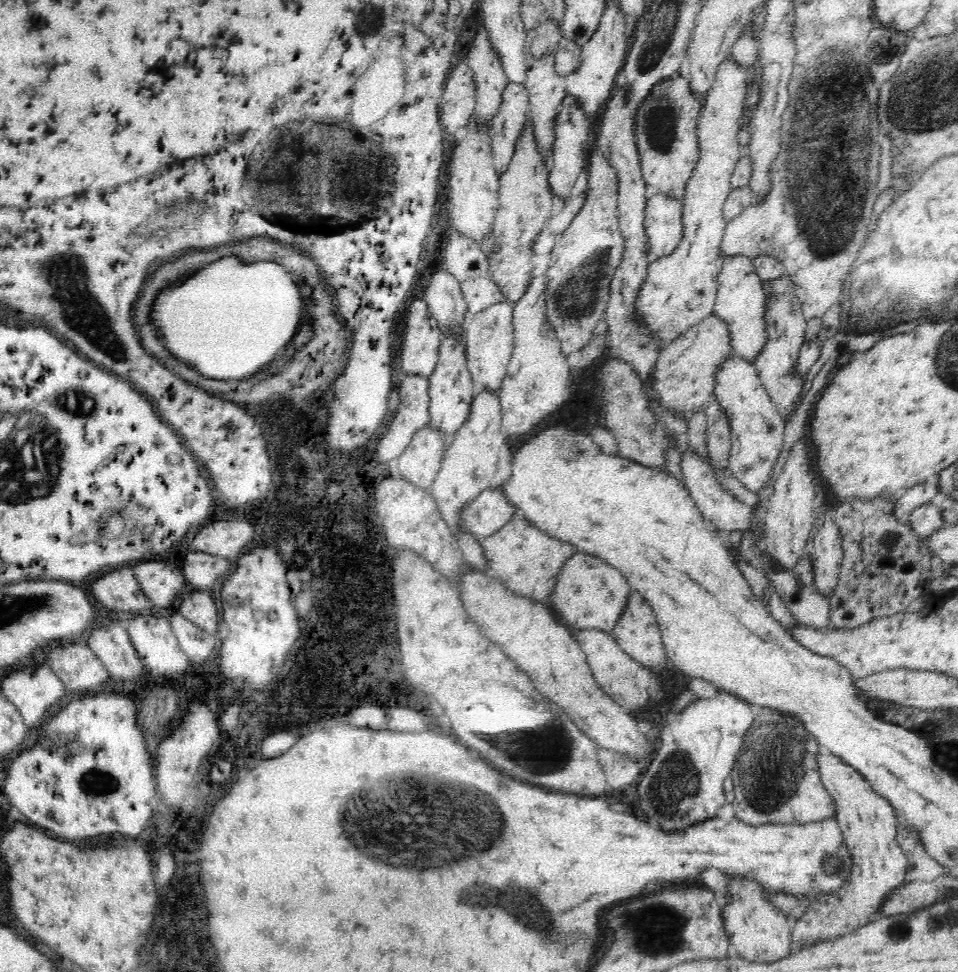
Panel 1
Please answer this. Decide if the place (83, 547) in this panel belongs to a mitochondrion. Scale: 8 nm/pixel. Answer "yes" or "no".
no

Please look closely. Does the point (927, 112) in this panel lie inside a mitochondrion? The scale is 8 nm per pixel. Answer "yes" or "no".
yes

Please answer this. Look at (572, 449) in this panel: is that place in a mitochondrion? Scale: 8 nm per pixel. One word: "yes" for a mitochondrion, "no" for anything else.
yes

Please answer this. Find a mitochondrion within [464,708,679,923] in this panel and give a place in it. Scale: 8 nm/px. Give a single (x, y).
(555, 748)

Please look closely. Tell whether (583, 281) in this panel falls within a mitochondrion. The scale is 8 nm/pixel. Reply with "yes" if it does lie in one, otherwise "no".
yes

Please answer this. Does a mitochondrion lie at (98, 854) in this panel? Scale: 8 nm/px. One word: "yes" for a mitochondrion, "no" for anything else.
no

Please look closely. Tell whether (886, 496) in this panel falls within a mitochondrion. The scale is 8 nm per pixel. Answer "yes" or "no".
no

